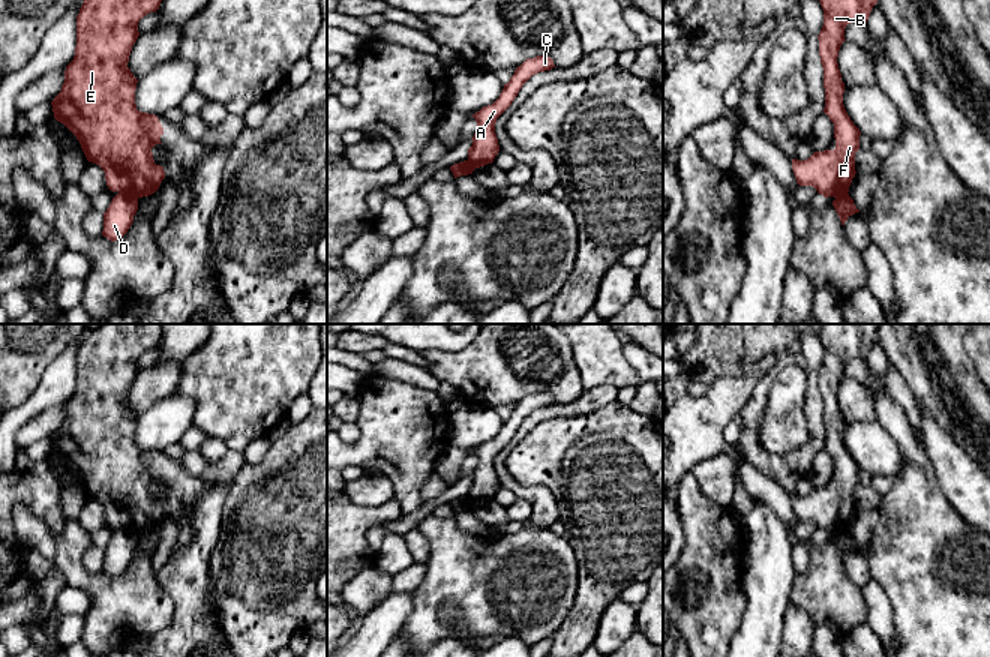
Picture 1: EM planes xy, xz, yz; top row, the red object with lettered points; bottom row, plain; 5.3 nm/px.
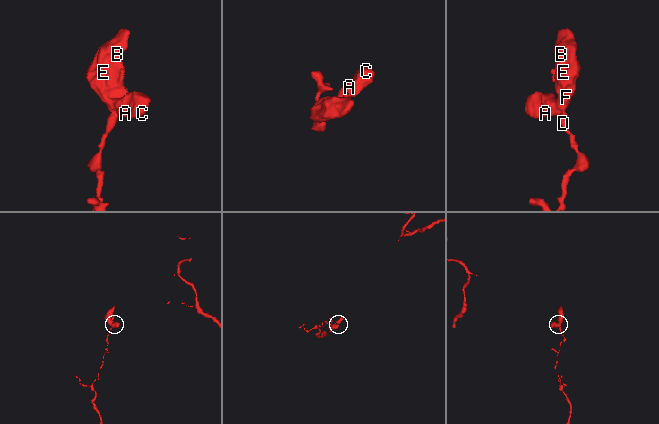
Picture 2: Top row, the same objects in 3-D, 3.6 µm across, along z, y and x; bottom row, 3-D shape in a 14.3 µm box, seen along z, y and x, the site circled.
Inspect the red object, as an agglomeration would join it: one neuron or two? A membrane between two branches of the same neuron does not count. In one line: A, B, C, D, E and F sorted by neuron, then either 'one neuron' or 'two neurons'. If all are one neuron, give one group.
A B C E F / D | two neurons

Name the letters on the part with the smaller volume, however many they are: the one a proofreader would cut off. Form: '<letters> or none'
A, B, C, E, F

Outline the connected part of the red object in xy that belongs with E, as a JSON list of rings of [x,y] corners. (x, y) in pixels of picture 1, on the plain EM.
[[[102,324],[86,332],[76,352],[75,392],[66,402],[60,429],[51,438],[54,454],[76,472],[87,496],[104,506],[108,525],[136,534],[154,530],[165,514],[164,502],[154,500],[152,489],[156,480],[162,480],[164,464],[158,452],[136,446],[138,416],[128,404],[140,372],[138,358],[156,348],[160,338],[162,324]]]

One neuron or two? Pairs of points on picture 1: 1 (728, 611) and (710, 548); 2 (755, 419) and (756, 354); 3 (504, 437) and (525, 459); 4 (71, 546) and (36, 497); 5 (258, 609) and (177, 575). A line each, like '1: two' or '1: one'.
1: one
2: two
3: two
4: two
5: two

